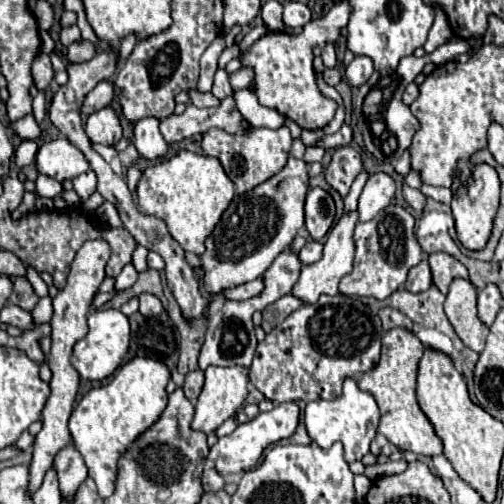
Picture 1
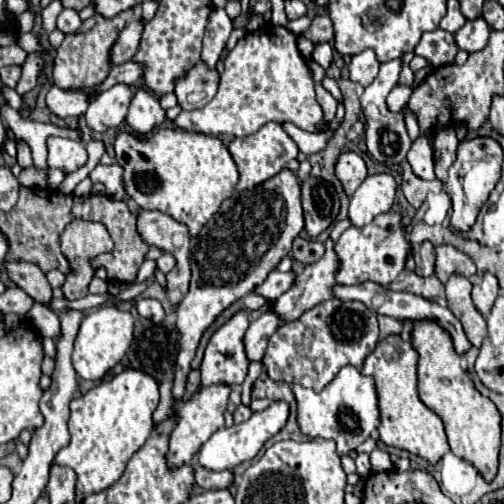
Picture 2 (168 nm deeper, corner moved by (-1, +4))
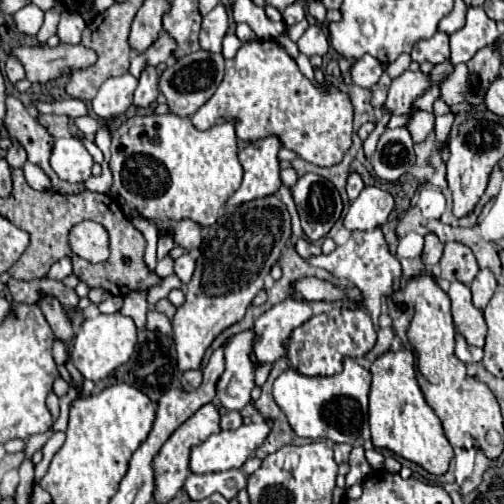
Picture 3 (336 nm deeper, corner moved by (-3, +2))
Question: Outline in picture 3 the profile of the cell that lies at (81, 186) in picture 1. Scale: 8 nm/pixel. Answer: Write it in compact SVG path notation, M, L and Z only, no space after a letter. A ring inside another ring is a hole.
M27 161L25 167L23 167L23 171L25 171L25 179L27 179L27 183L29 183L33 189L39 189L39 191L51 189L49 179L47 179L45 173L41 171L41 167L37 167L37 165L33 165L33 163Z

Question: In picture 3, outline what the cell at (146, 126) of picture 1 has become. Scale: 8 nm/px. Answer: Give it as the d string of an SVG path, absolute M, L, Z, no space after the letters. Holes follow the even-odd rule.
M147 65L143 71L141 71L141 77L139 77L139 85L135 89L135 105L137 107L149 107L155 103L159 95L159 89L157 89L157 69Z

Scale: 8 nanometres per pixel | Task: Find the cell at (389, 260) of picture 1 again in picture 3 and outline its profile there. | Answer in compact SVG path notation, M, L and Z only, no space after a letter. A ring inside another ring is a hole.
M373 229L365 233L359 233L359 231L351 233L351 239L345 245L337 247L329 255L317 255L317 267L327 269L337 279L359 287L363 294L364 306L371 319L380 314L383 293L389 291L397 281L401 281L401 263L395 259L395 255L389 253L381 229Z

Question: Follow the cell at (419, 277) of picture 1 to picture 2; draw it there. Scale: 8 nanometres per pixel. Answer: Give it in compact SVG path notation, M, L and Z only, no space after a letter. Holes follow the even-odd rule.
M425 241L415 253L415 273L421 277L431 277L435 269L435 249L429 241Z

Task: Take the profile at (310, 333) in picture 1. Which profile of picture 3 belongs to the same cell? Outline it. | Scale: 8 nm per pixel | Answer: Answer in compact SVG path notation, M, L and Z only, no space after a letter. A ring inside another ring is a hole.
M341 307L331 309L329 313L313 315L307 323L297 327L293 335L287 339L287 357L295 369L313 377L313 375L329 375L341 371L343 357L363 357L373 349L377 333L373 329L371 317L367 311L347 311Z

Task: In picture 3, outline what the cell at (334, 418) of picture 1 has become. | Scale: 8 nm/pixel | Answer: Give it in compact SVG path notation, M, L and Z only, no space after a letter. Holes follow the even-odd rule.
M343 359L343 371L323 377L307 377L293 367L287 367L273 383L273 399L289 419L291 429L299 437L331 439L335 443L355 443L357 437L367 435L367 395L371 385L371 373L363 369L355 359Z

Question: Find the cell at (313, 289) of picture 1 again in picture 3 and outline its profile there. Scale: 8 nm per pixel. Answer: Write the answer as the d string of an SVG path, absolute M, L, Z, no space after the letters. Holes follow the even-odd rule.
M281 301L265 311L251 327L255 333L253 353L257 365L275 363L285 355L285 339L291 337L293 329L303 325L313 315L313 305L307 301Z

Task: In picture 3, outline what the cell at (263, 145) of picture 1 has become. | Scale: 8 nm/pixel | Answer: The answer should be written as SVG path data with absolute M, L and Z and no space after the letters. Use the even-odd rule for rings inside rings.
M267 137L239 151L239 161L243 165L243 183L231 195L227 205L241 205L253 199L263 199L273 195L281 187L281 169L277 159L279 149L281 143L277 141L277 137Z

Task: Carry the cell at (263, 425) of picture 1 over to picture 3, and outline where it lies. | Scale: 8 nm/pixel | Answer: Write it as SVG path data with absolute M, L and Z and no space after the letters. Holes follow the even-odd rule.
M269 421L241 425L235 431L219 431L201 445L191 447L189 469L193 473L217 473L239 469L255 449L265 441L271 429Z

